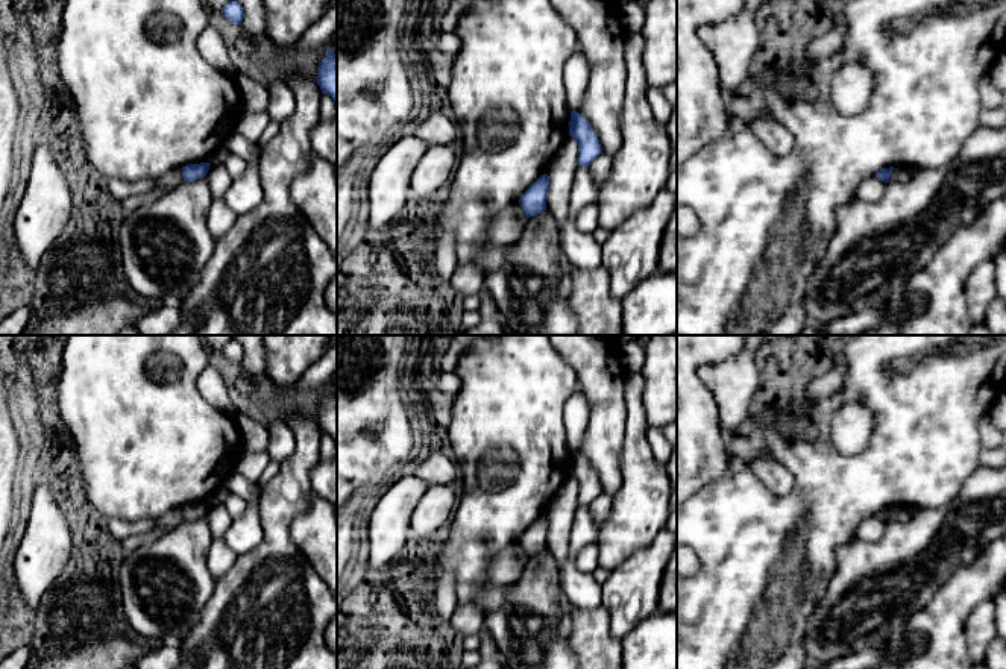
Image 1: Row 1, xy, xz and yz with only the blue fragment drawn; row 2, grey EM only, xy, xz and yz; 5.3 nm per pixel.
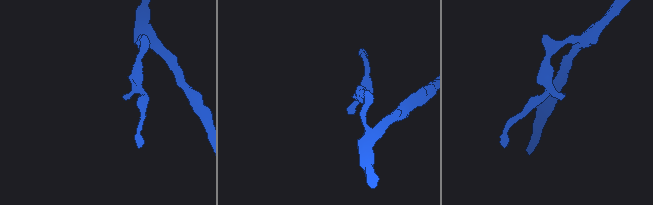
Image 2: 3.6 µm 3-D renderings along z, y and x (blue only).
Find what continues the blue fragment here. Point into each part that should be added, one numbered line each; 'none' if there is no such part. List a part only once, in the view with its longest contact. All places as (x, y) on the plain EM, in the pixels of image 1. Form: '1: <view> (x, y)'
none

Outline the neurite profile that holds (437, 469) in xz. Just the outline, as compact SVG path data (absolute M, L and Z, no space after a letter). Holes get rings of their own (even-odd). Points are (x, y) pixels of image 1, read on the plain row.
M434 448L419 464L414 475L429 485L451 485L458 476L458 466L454 458Z

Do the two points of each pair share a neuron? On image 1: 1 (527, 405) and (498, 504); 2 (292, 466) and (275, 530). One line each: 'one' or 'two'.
1: one
2: one

